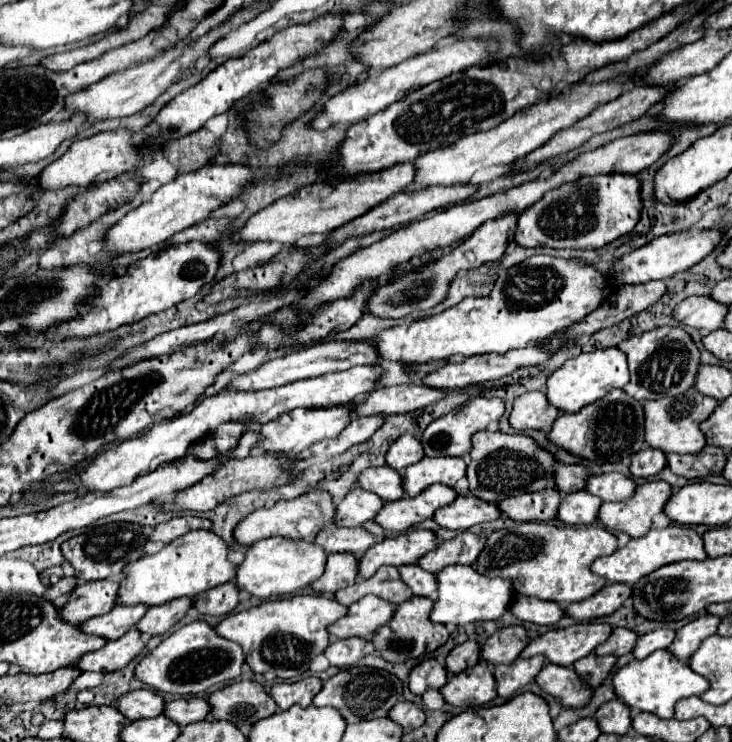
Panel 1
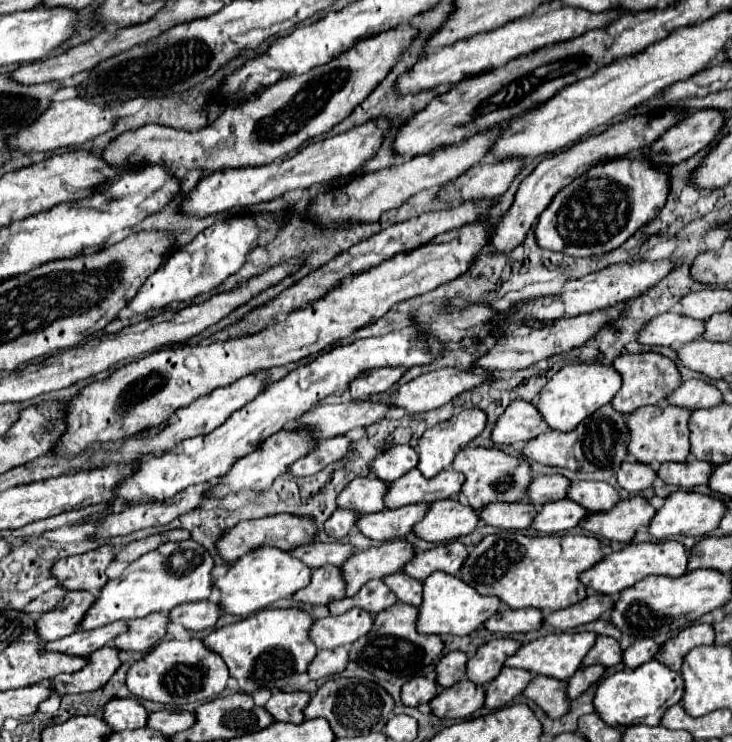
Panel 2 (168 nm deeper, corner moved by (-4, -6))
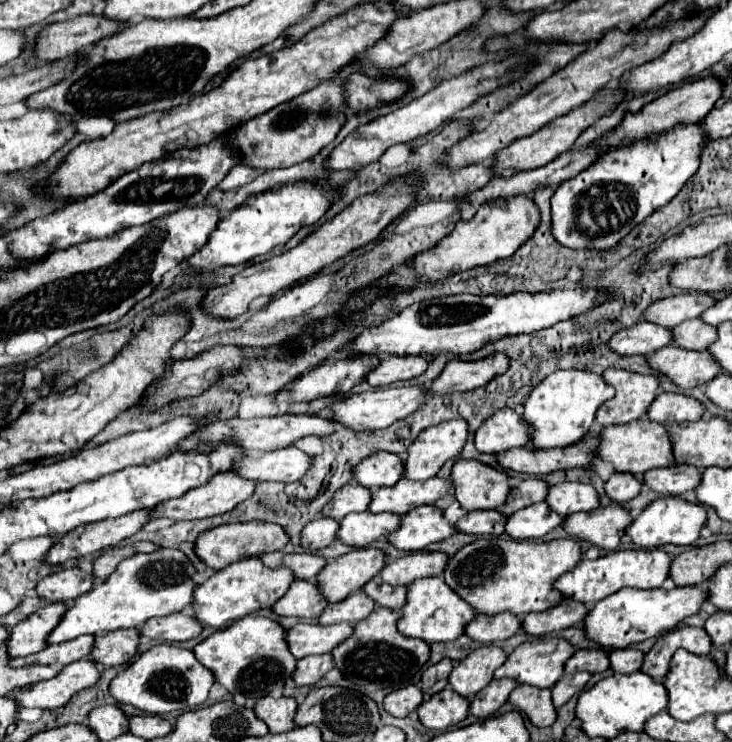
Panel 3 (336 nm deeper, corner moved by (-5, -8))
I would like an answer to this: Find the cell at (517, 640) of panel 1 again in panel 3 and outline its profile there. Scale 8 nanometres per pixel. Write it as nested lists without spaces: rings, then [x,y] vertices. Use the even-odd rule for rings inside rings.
[[[487,645],[471,651],[465,661],[459,661],[449,675],[451,687],[463,695],[473,697],[481,691],[491,679],[497,667],[501,667],[507,659],[507,653],[501,647]]]

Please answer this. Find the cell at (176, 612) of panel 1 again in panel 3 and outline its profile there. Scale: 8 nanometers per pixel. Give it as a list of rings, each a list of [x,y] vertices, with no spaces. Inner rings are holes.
[[[139,629],[111,631],[111,633],[99,635],[95,639],[95,649],[93,649],[91,657],[105,667],[129,663],[137,655],[139,641],[141,641]]]

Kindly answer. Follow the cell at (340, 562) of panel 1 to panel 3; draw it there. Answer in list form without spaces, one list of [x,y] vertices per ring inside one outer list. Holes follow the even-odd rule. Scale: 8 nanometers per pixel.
[[[295,579],[289,587],[289,591],[273,605],[273,611],[277,615],[291,615],[291,617],[305,617],[315,619],[321,615],[321,611],[327,607],[325,595],[321,595],[321,589],[317,587],[317,581],[303,581]]]

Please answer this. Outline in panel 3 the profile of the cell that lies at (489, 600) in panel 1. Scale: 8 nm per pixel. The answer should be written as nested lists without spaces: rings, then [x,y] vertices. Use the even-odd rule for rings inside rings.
[[[443,577],[417,579],[409,585],[407,603],[401,609],[399,631],[407,637],[417,637],[427,643],[453,641],[465,633],[465,627],[469,625],[473,615],[473,607],[469,607],[469,603],[465,603],[455,591],[451,591],[451,587],[443,583]]]

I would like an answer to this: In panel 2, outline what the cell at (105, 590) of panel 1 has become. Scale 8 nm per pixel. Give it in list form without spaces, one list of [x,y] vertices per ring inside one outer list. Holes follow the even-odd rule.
[[[68,591],[60,601],[60,605],[56,605],[56,609],[46,611],[38,617],[36,621],[38,637],[44,643],[48,643],[74,633],[76,621],[80,621],[80,617],[84,617],[84,609],[92,605],[92,597],[94,597],[92,593]]]

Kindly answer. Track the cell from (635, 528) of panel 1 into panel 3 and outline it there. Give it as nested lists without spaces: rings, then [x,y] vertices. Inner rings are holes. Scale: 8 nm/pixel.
[[[609,505],[589,513],[573,513],[565,519],[563,527],[571,537],[589,541],[605,551],[615,551],[631,521],[633,517],[629,509],[621,505]]]

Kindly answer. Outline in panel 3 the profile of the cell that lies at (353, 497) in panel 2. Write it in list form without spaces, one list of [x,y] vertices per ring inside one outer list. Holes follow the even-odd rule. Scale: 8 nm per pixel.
[[[349,483],[335,493],[331,503],[323,507],[323,515],[341,521],[347,513],[367,511],[369,503],[371,503],[371,491],[367,487],[361,487],[359,483]]]

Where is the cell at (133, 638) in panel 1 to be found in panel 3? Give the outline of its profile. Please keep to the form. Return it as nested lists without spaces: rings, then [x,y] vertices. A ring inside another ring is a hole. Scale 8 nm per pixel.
[[[87,659],[75,661],[71,665],[65,665],[59,675],[55,675],[49,681],[41,681],[35,685],[29,685],[25,689],[17,689],[11,693],[11,697],[21,707],[45,707],[45,709],[57,709],[69,703],[69,699],[79,693],[81,689],[89,689],[99,681],[99,665],[89,663]]]

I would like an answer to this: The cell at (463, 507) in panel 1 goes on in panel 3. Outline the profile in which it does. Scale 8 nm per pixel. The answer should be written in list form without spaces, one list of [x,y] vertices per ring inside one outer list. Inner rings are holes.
[[[423,505],[415,507],[401,519],[399,531],[389,535],[387,539],[403,551],[421,551],[431,543],[439,543],[451,535],[455,535],[457,529],[445,519],[443,509],[437,505]]]

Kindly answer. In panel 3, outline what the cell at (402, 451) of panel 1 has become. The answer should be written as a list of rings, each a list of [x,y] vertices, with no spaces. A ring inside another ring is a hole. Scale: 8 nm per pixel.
[[[375,453],[365,457],[355,469],[353,477],[357,483],[373,489],[373,487],[391,487],[395,485],[405,471],[405,461],[393,453]]]

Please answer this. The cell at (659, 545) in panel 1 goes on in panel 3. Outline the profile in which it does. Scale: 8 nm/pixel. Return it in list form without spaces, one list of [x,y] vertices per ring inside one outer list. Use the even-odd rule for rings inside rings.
[[[629,549],[629,551],[615,551],[595,561],[583,559],[579,567],[561,575],[557,579],[557,589],[587,607],[593,607],[597,601],[609,597],[611,593],[619,591],[621,587],[637,587],[637,589],[651,589],[661,587],[663,581],[669,577],[671,557],[663,549]]]

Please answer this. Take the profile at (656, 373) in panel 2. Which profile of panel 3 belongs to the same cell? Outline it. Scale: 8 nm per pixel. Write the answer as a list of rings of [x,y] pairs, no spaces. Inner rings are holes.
[[[609,367],[603,373],[603,379],[609,385],[613,385],[617,393],[613,399],[605,401],[597,411],[595,421],[601,427],[621,425],[645,417],[661,385],[657,375],[641,375],[635,371],[621,371],[615,367]]]

